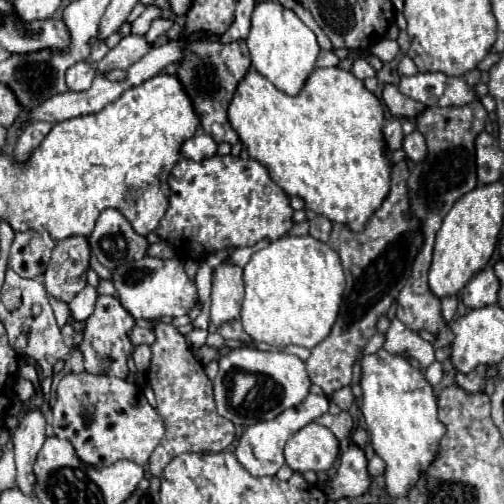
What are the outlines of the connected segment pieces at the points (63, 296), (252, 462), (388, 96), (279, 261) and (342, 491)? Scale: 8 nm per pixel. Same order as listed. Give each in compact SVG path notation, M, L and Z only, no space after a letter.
M67 237L57 241L45 269L45 289L51 297L69 303L85 285L91 247L87 237Z
M309 393L297 407L285 409L281 415L277 415L271 421L259 421L259 423L247 427L245 433L241 435L239 443L237 443L237 449L235 449L235 455L237 455L239 463L245 469L249 469L249 473L253 473L255 477L275 475L279 471L279 467L285 463L285 459L283 459L283 447L285 447L287 439L293 433L297 433L301 427L305 427L307 423L311 423L317 417L325 415L327 407L329 407L329 399L325 395L313 395L313 393Z
M385 85L385 89L383 89L383 101L385 101L389 113L395 115L395 117L415 119L425 109L425 105L421 105L419 101L413 101L409 97L405 97L395 85Z
M285 235L253 253L245 265L243 329L253 341L263 341L271 347L301 345L313 349L329 335L339 313L343 289L345 275L339 255L327 243L309 235Z
M353 443L345 453L341 453L339 467L333 479L329 479L323 487L331 501L341 497L359 497L371 489L371 477L367 473L365 453Z

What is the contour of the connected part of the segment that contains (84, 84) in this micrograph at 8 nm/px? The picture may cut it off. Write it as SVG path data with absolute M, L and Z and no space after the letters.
M79 61L67 69L65 81L71 91L85 91L85 89L89 89L95 75L97 75L95 69L87 61Z

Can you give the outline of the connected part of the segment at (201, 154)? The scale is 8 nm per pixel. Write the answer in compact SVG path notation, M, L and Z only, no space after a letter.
M197 133L187 141L183 141L181 145L181 155L193 161L203 161L207 157L213 157L215 153L217 153L217 143L207 133Z

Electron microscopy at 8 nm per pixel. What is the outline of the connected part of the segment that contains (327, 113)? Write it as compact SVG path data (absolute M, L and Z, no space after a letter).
M341 67L313 69L305 87L297 95L279 91L255 69L247 71L231 99L227 111L229 123L243 141L247 153L267 167L273 181L287 193L305 201L307 209L335 221L347 223L351 229L363 229L369 213L381 205L389 193L389 159L383 141L383 107L379 99L365 89L363 81Z

